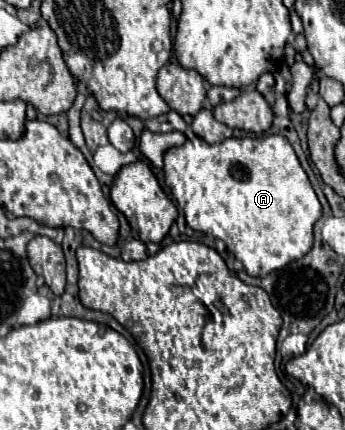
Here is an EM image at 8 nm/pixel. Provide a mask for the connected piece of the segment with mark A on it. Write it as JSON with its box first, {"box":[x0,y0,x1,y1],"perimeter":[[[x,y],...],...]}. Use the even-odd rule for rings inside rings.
{"box":[164,135,322,277],"perimeter":[[[282,135],[264,137],[232,137],[222,143],[208,145],[202,139],[186,141],[182,147],[174,147],[164,155],[166,185],[170,187],[176,203],[186,215],[186,223],[194,231],[202,231],[222,239],[228,251],[242,261],[244,269],[252,277],[264,277],[288,263],[304,257],[314,243],[312,227],[322,215],[322,205],[302,169],[292,145]]]}

